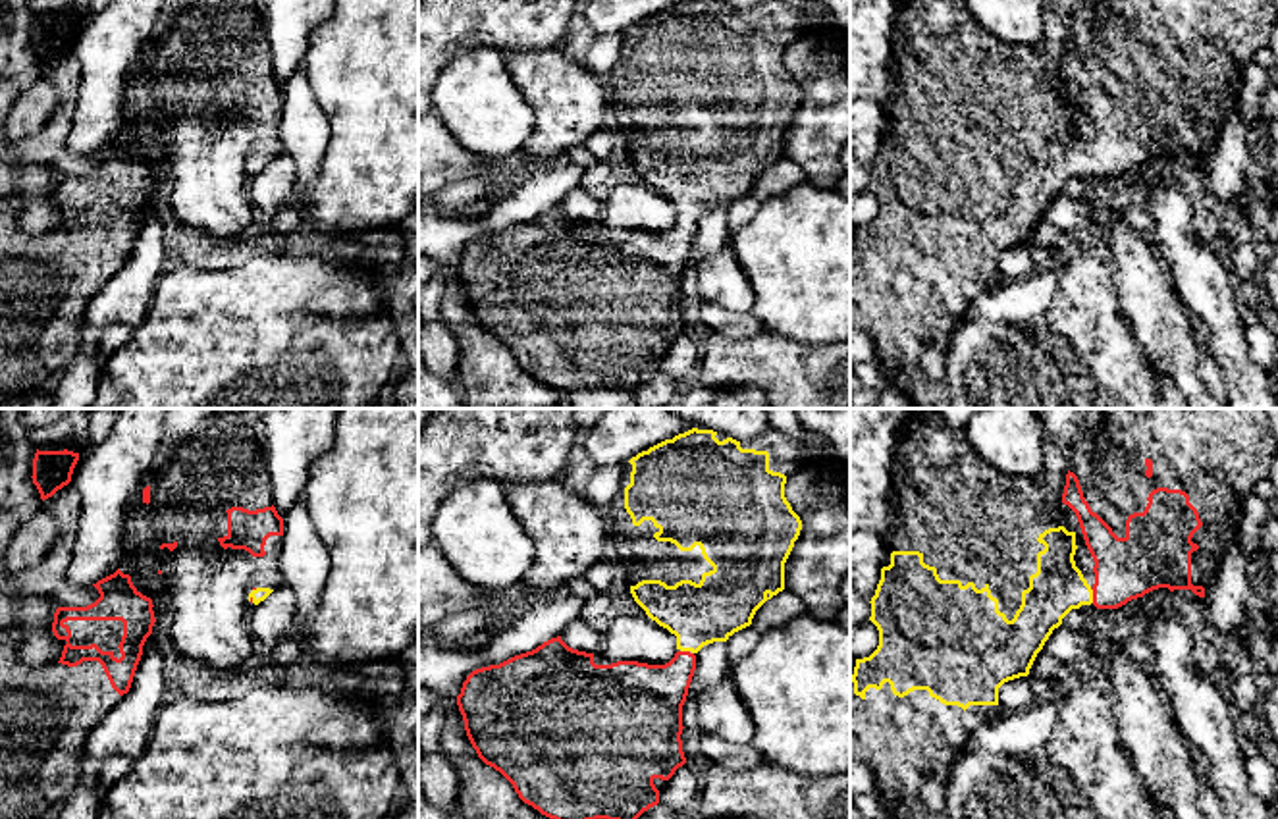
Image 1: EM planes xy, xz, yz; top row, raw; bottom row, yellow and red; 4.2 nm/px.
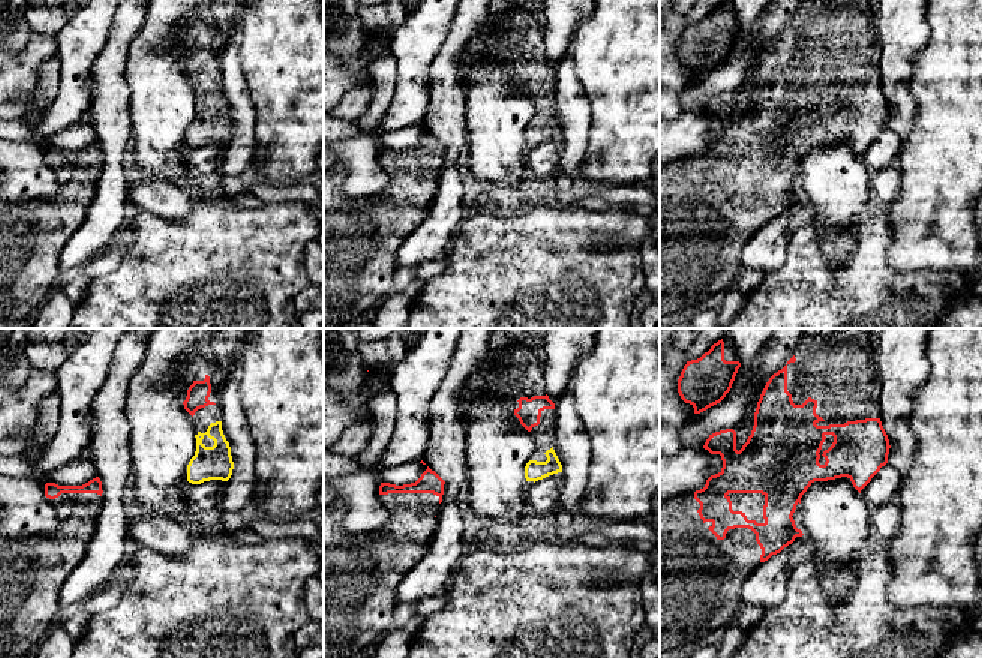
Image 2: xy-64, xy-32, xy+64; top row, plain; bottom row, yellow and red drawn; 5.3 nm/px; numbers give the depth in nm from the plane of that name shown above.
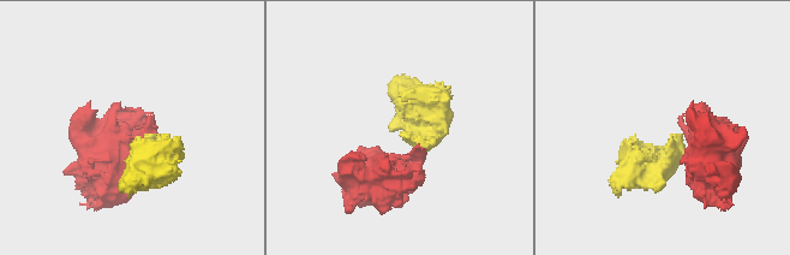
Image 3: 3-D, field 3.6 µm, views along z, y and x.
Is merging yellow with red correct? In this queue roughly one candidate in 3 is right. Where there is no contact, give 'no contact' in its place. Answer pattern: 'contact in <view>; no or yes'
contact in yz; yes

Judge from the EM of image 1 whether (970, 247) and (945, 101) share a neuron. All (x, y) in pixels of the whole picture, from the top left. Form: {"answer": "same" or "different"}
{"answer": "same"}

